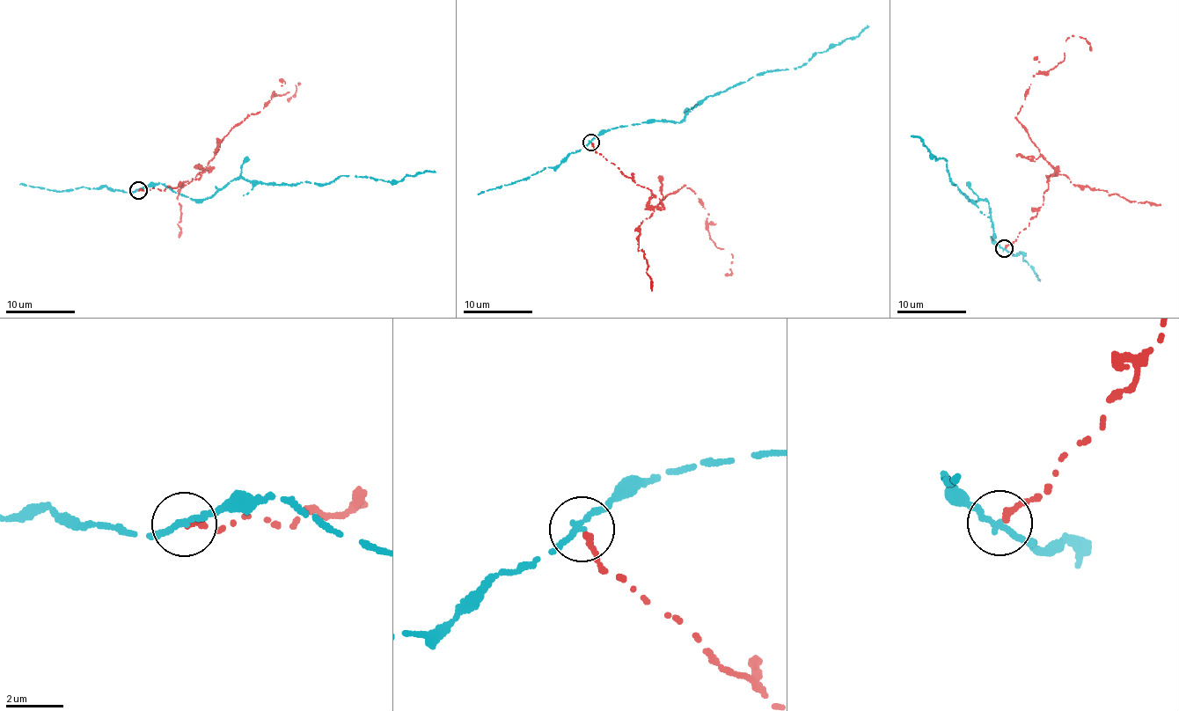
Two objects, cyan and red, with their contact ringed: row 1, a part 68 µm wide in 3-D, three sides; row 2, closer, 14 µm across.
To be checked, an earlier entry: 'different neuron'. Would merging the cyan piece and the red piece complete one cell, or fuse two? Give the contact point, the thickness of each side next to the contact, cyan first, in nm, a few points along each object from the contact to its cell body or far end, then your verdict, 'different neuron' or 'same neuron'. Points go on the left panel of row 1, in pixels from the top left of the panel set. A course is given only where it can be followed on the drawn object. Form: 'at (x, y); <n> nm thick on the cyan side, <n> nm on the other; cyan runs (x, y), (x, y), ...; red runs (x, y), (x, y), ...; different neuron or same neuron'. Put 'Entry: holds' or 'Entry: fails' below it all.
at (138, 190); 200 nm thick on the cyan side, 240 nm on the other; cyan runs (138, 190), (162, 185), (201, 201), (238, 178), (288, 186), (330, 184), (340, 175), (397, 182), (435, 172); red runs (138, 190), (198, 179), (210, 171), (205, 167), (225, 136), (274, 91), (298, 83), (287, 100); different neuron
Entry: holds

